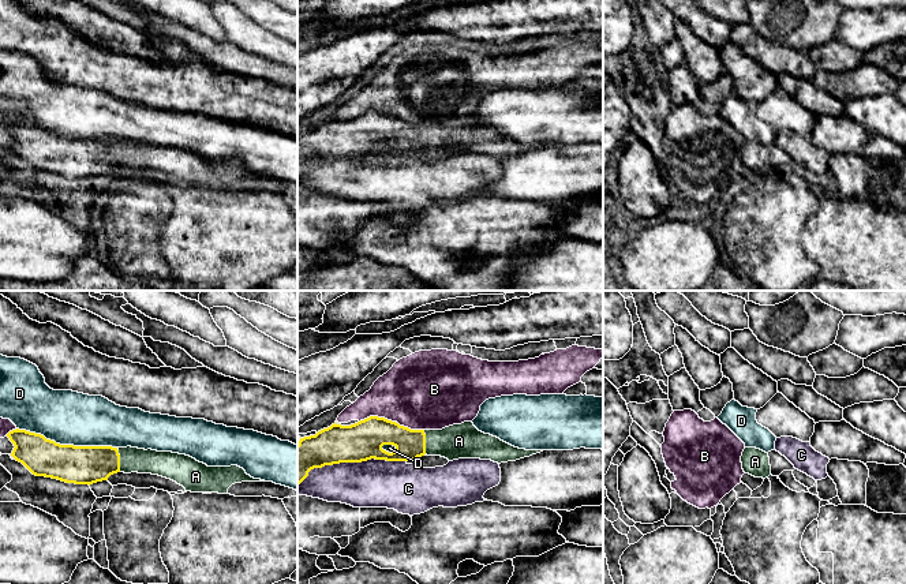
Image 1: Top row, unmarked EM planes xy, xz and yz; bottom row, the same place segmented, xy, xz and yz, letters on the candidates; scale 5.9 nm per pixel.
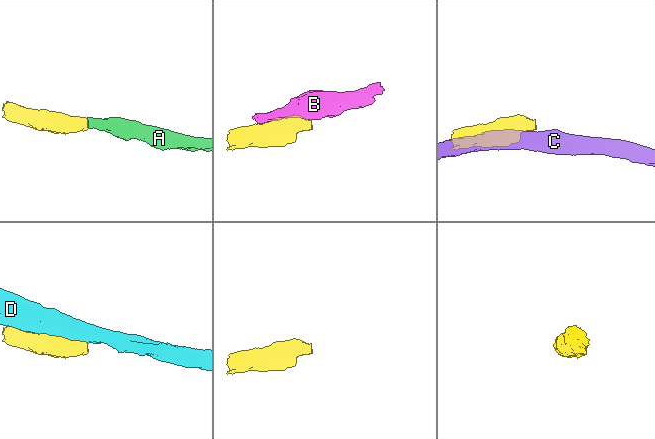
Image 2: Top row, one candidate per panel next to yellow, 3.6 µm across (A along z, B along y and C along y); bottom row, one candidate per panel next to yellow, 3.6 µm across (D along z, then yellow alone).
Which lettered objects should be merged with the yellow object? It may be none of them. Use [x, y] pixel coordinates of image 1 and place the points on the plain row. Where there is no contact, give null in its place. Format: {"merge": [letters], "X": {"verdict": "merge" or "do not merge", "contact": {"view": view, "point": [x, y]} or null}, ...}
{"merge": ["A"], "A": {"verdict": "merge", "contact": {"view": "xz", "point": [425, 137]}}, "B": {"verdict": "do not merge", "contact": {"view": "xz", "point": [377, 111]}}, "C": {"verdict": "do not merge", "contact": {"view": "xz", "point": [349, 156]}}, "D": {"verdict": "do not merge", "contact": {"view": "xy", "point": [67, 139]}}}

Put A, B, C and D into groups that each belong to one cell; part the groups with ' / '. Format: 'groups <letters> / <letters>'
groups A / B / C / D

